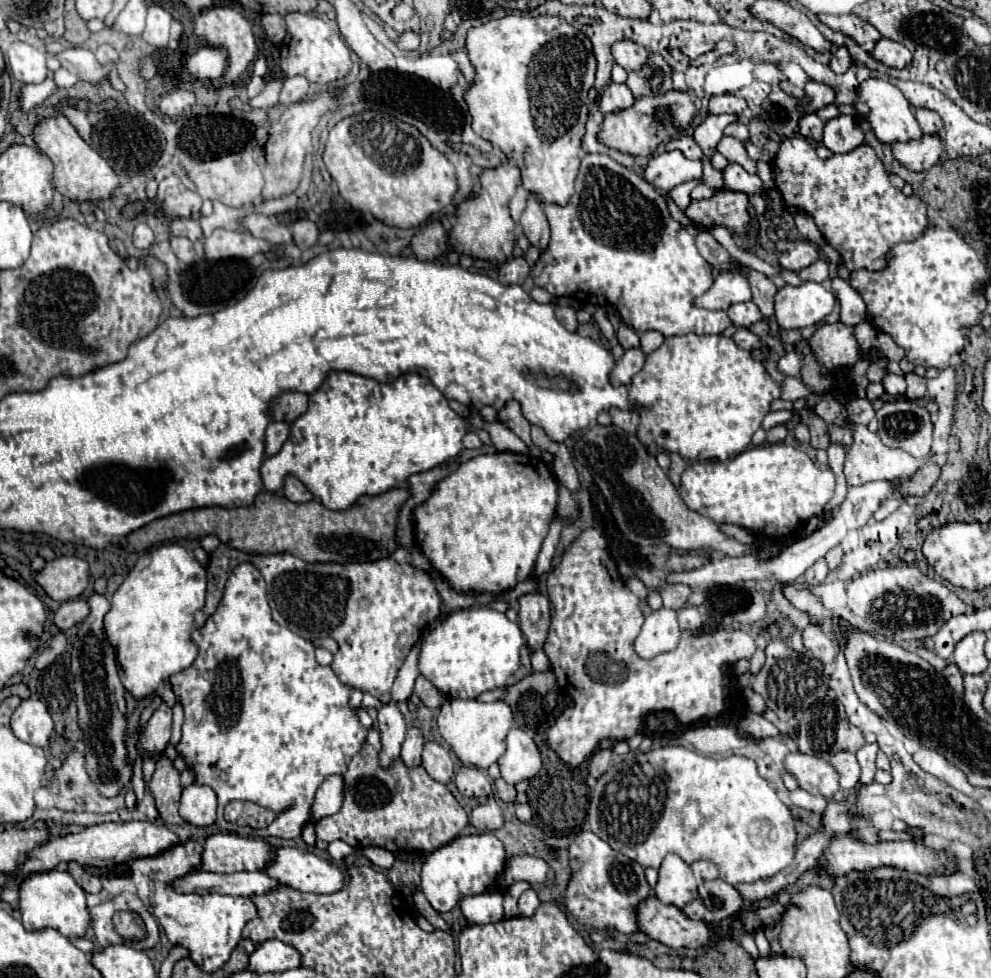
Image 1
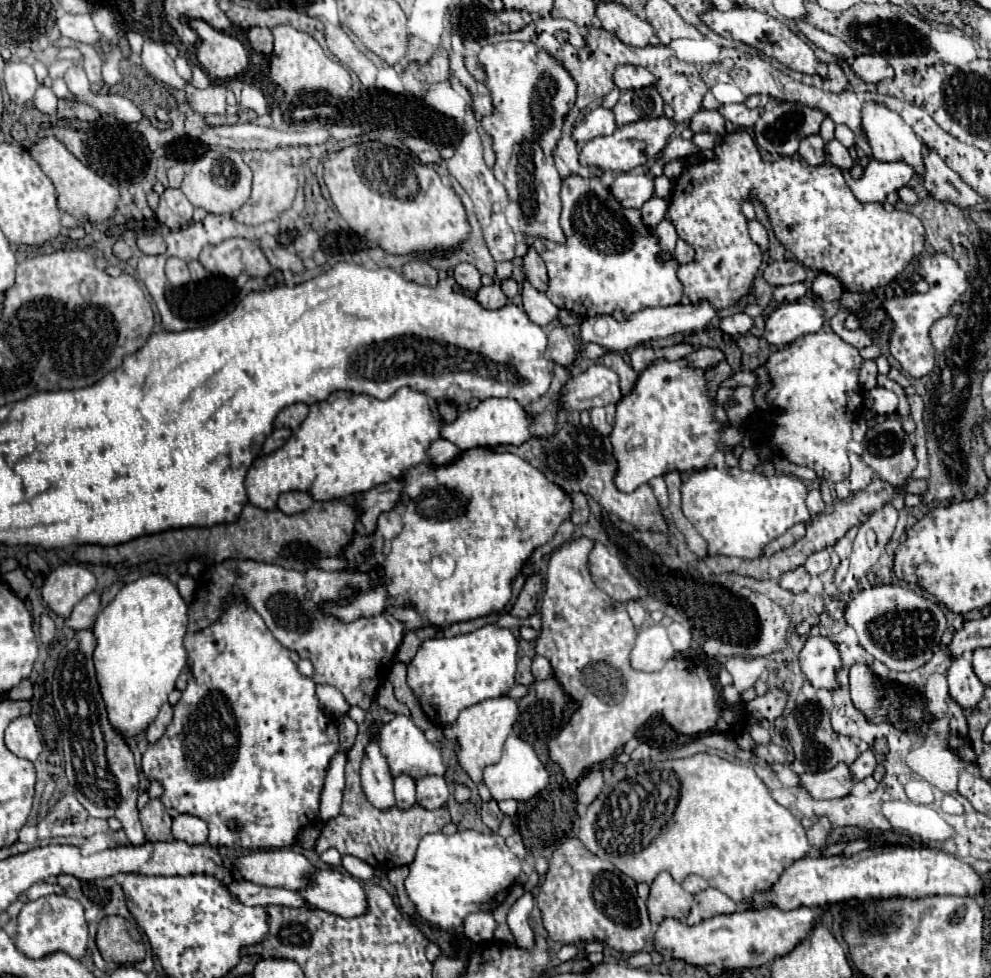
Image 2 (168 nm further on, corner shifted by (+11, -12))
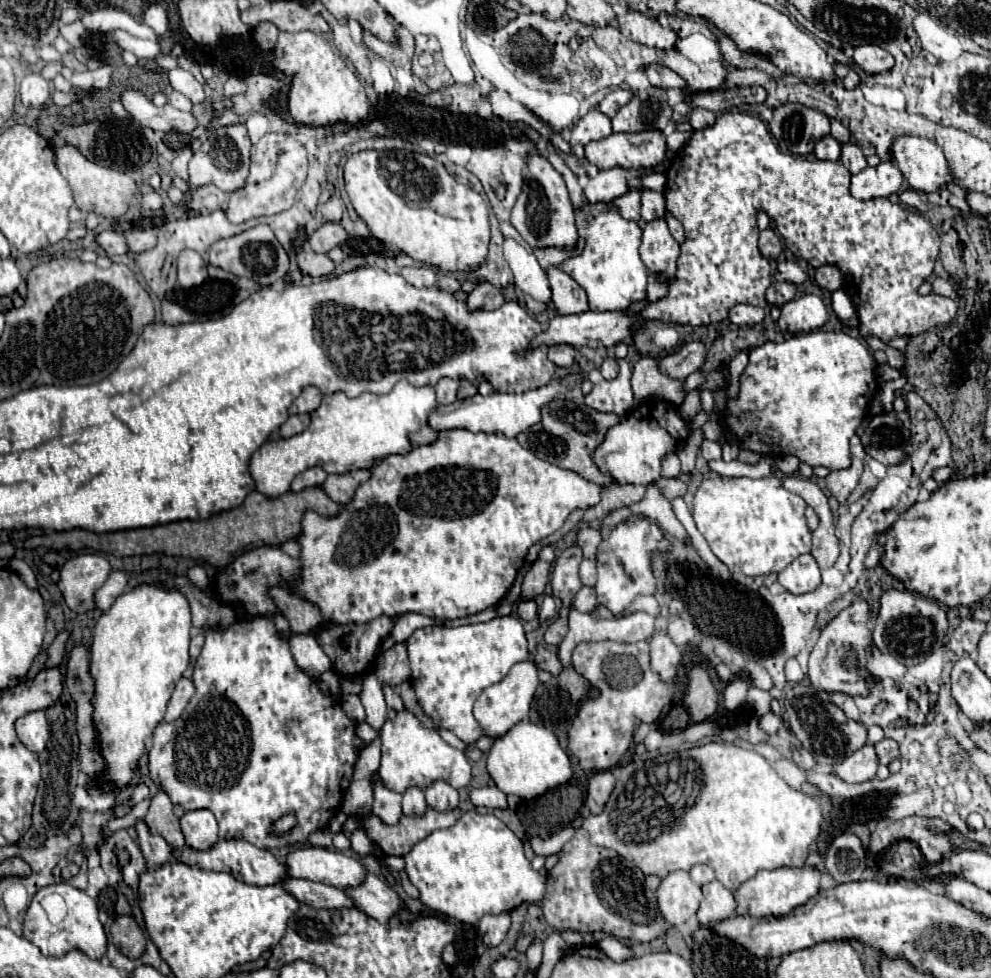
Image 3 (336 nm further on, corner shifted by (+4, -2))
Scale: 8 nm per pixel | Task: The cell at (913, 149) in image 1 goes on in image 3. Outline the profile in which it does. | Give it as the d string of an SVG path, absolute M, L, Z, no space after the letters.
M895 161L879 163L877 167L865 167L861 173L851 177L851 195L855 199L875 199L875 197L889 197L897 193L901 187L903 175L897 169Z

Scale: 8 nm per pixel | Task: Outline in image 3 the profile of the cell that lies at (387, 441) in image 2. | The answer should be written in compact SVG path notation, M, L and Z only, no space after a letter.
M397 381L395 387L387 395L375 395L375 393L361 393L359 397L347 397L345 393L337 391L333 395L325 395L319 409L311 415L311 425L299 435L293 435L289 439L277 439L267 441L257 449L249 461L249 473L257 485L257 491L267 497L279 497L281 493L289 491L289 485L297 473L303 473L309 467L323 467L327 473L349 473L353 469L371 469L375 465L375 459L381 459L391 453L407 453L413 445L409 443L409 433L419 431L423 425L427 425L427 413L429 409L435 409L435 389L415 387L407 381Z

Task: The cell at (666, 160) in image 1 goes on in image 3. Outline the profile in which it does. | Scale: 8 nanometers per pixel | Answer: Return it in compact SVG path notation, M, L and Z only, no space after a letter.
M621 167L609 169L609 171L599 171L597 177L589 179L587 187L583 189L585 201L587 203L599 203L599 201L613 201L621 195L625 195L627 189L627 171Z

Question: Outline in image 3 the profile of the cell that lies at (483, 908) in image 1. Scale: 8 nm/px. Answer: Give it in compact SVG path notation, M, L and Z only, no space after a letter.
M507 913L485 915L479 921L479 933L487 947L497 947L505 939L509 927L511 927L511 917Z

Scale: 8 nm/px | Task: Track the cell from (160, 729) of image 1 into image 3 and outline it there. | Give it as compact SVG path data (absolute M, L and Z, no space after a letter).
M181 677L175 685L175 691L167 703L167 713L165 713L165 719L163 721L175 721L177 717L181 717L185 705L189 703L189 699L193 697L195 693L195 685L191 679L187 677Z

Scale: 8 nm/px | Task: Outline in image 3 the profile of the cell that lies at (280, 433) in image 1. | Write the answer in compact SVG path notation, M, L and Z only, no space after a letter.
M305 413L305 415L291 415L291 417L281 425L279 435L281 435L281 437L293 437L293 435L305 431L305 429L309 427L309 423L311 423L311 417L309 417L307 413Z

